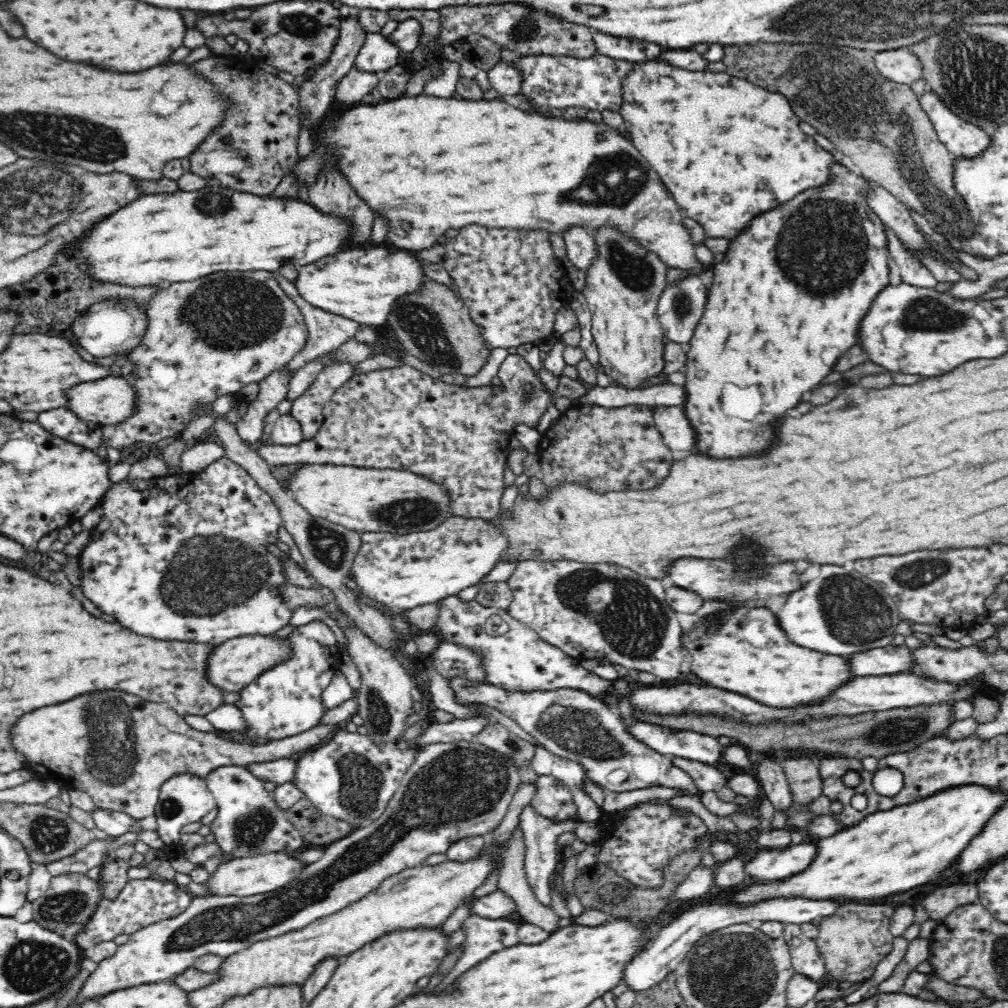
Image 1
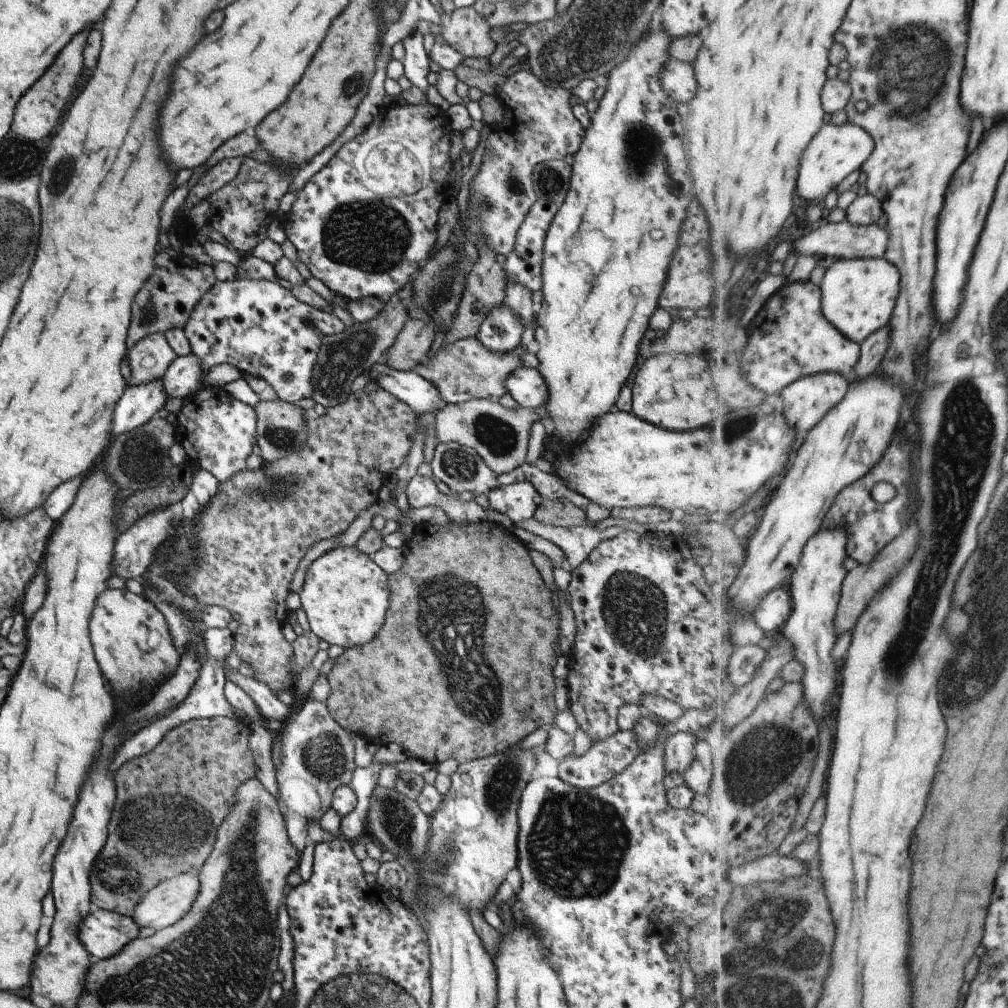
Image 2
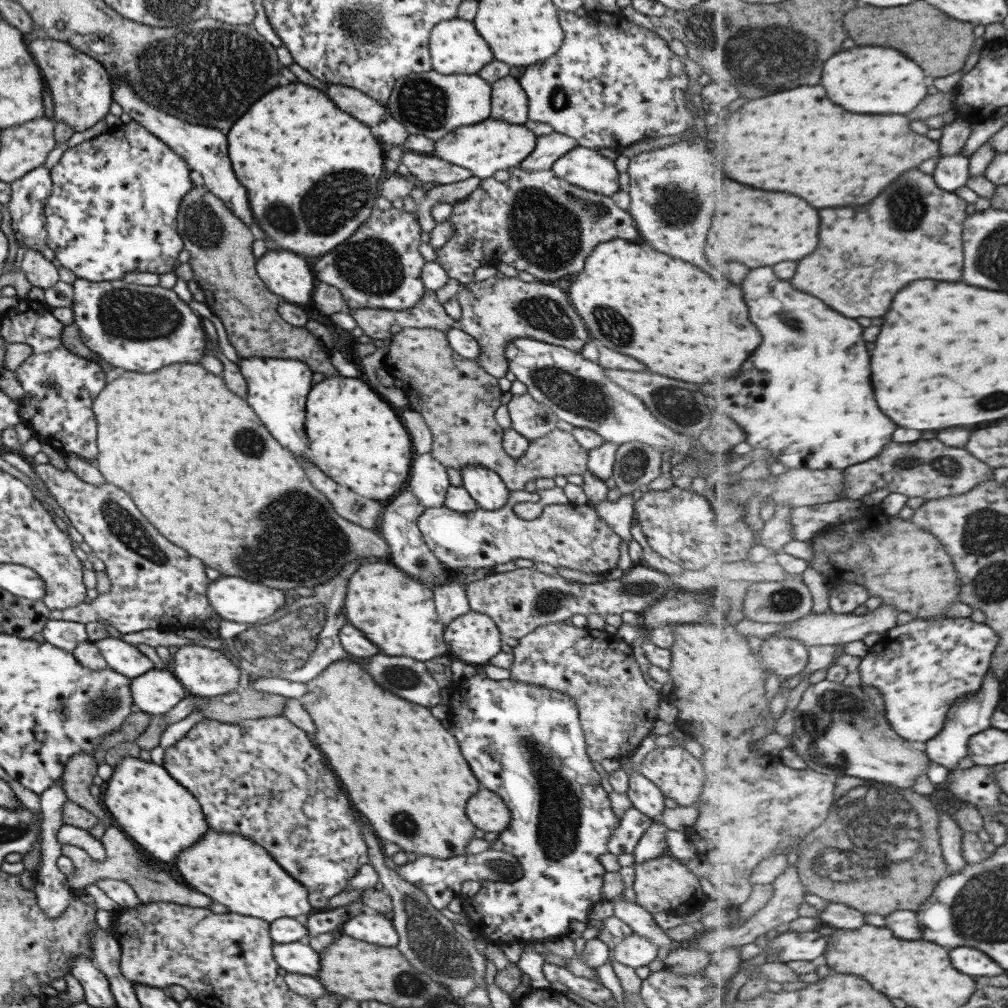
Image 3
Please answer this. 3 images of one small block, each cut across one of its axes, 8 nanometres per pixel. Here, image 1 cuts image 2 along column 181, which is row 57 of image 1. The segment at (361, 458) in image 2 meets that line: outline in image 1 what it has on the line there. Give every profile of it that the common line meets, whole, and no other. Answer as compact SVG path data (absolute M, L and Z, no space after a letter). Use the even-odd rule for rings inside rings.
M528 3L520 4L482 4L482 6L450 6L440 10L440 36L437 44L450 45L455 41L461 41L461 38L470 36L470 34L480 35L488 40L494 41L500 49L514 52L522 56L570 56L578 59L592 59L596 54L597 43L592 38L593 30L590 26L582 23L576 23L562 19L554 13L530 7Z

